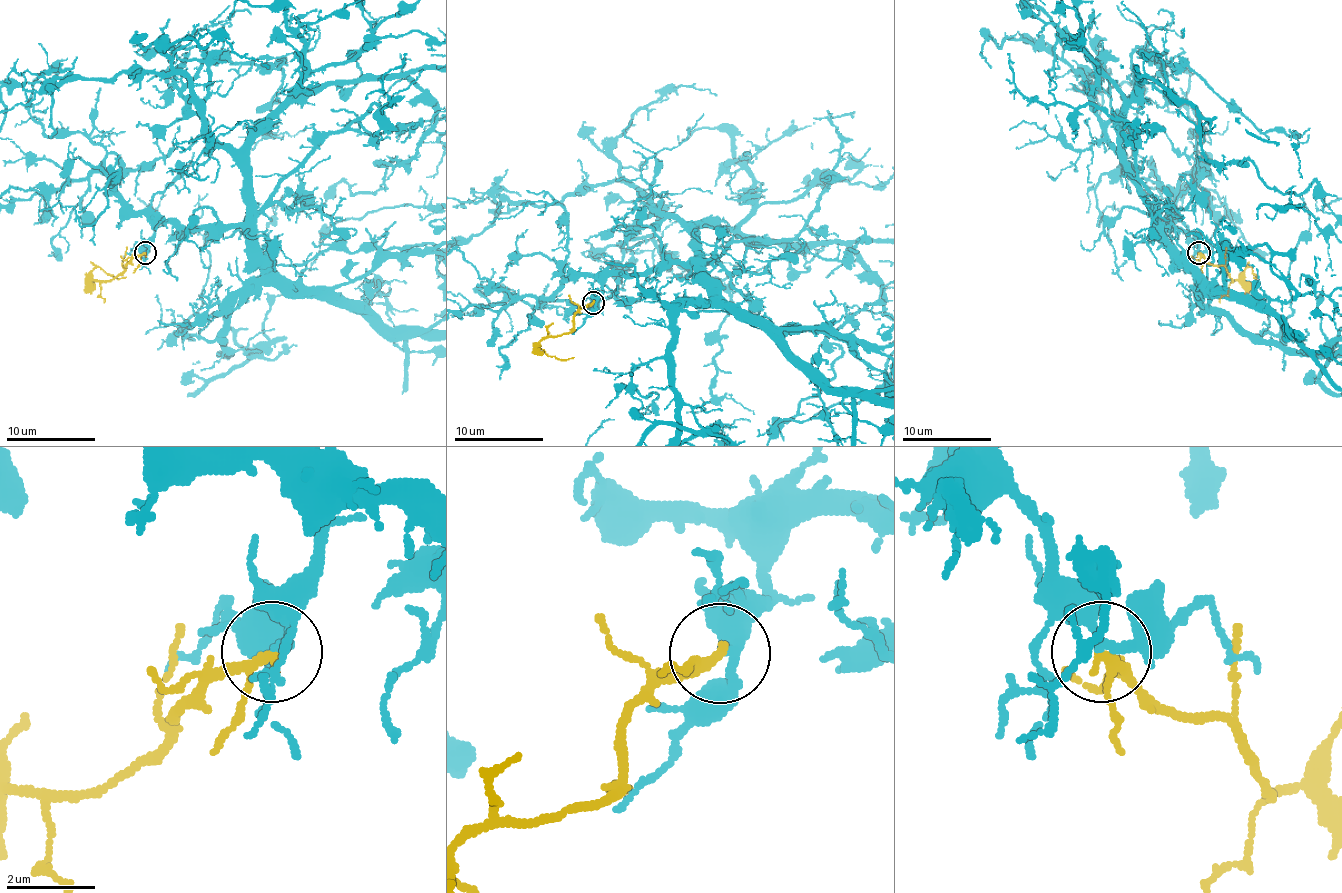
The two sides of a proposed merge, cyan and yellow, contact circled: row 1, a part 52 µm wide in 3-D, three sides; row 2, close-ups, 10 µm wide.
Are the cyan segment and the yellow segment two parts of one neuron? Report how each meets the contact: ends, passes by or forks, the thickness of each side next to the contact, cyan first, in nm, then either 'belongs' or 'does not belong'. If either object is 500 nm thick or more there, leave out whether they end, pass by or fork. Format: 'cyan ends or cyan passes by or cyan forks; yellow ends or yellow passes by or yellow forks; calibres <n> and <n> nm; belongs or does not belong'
cyan passes by; yellow passes by; calibres 200 and 190 nm; belongs

